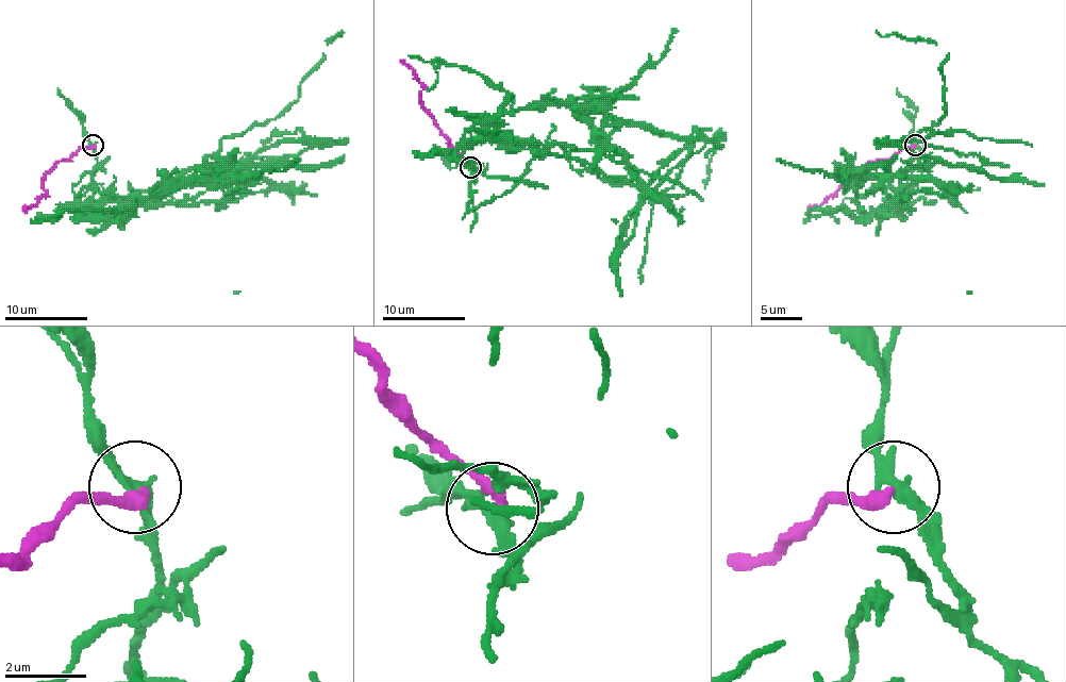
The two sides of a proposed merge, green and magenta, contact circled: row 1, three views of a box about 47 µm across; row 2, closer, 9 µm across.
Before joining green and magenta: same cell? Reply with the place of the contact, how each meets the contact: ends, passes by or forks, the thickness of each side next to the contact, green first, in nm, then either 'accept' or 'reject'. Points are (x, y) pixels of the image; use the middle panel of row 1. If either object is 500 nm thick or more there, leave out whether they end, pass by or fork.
(470, 167) | green passes by | magenta ends | 300/320 nm | reject

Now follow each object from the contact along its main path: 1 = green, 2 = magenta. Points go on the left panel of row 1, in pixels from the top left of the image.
1: (93, 144), (97, 204), (155, 189), (188, 167), (327, 144), (300, 130), (273, 132), (263, 146)
2: (93, 144), (83, 146), (70, 159), (57, 163), (44, 180), (46, 194), (35, 206), (22, 211)

